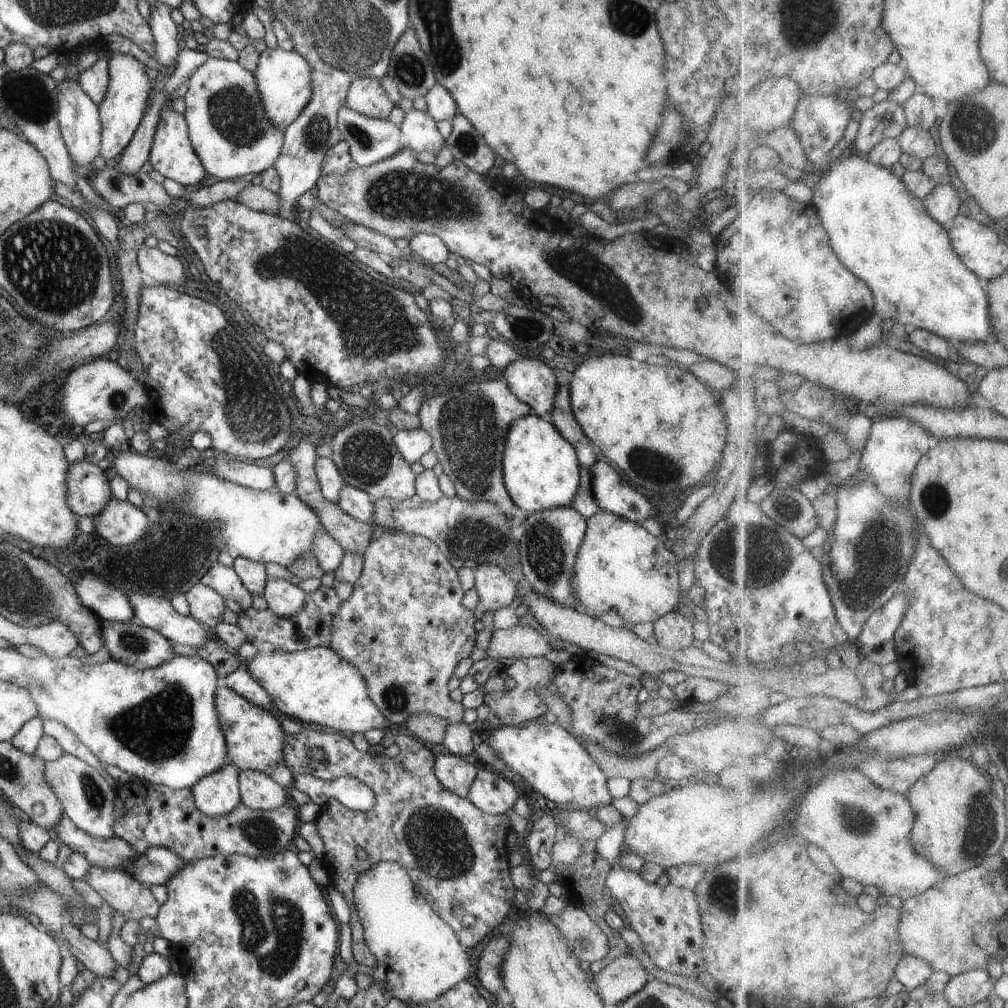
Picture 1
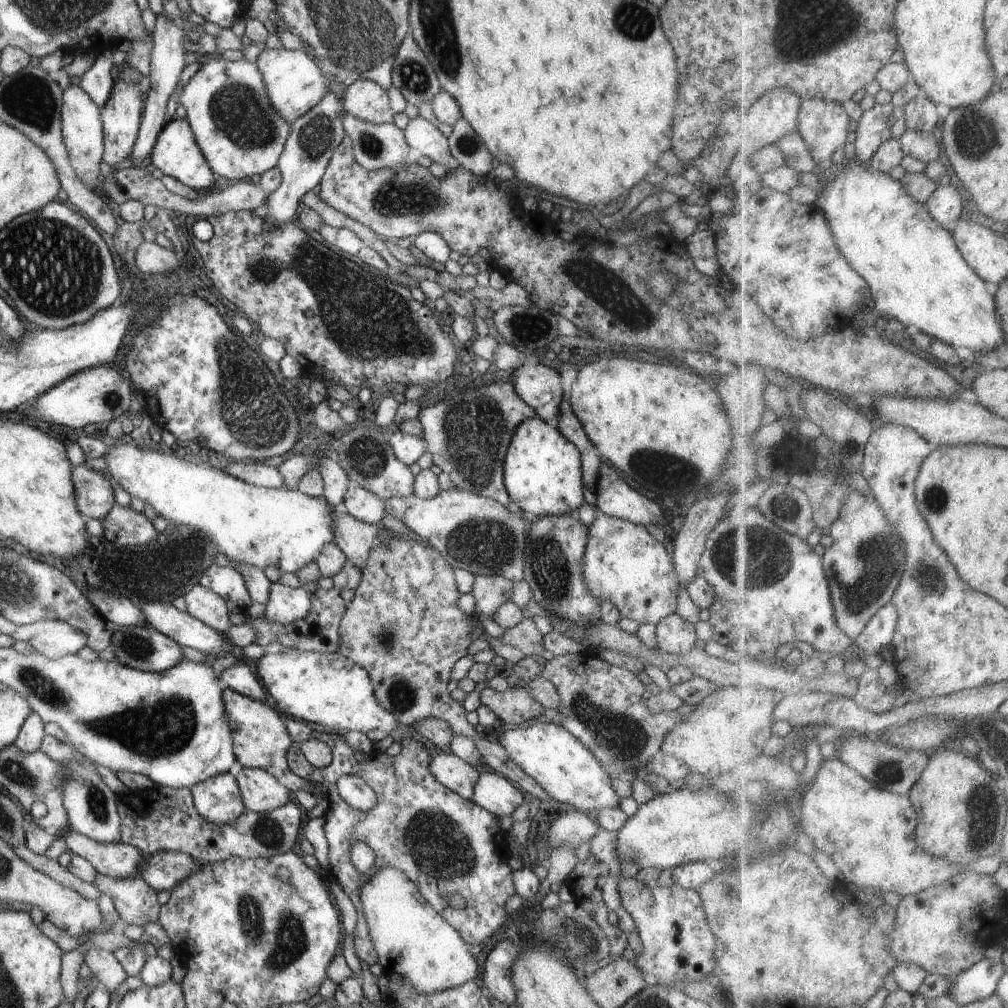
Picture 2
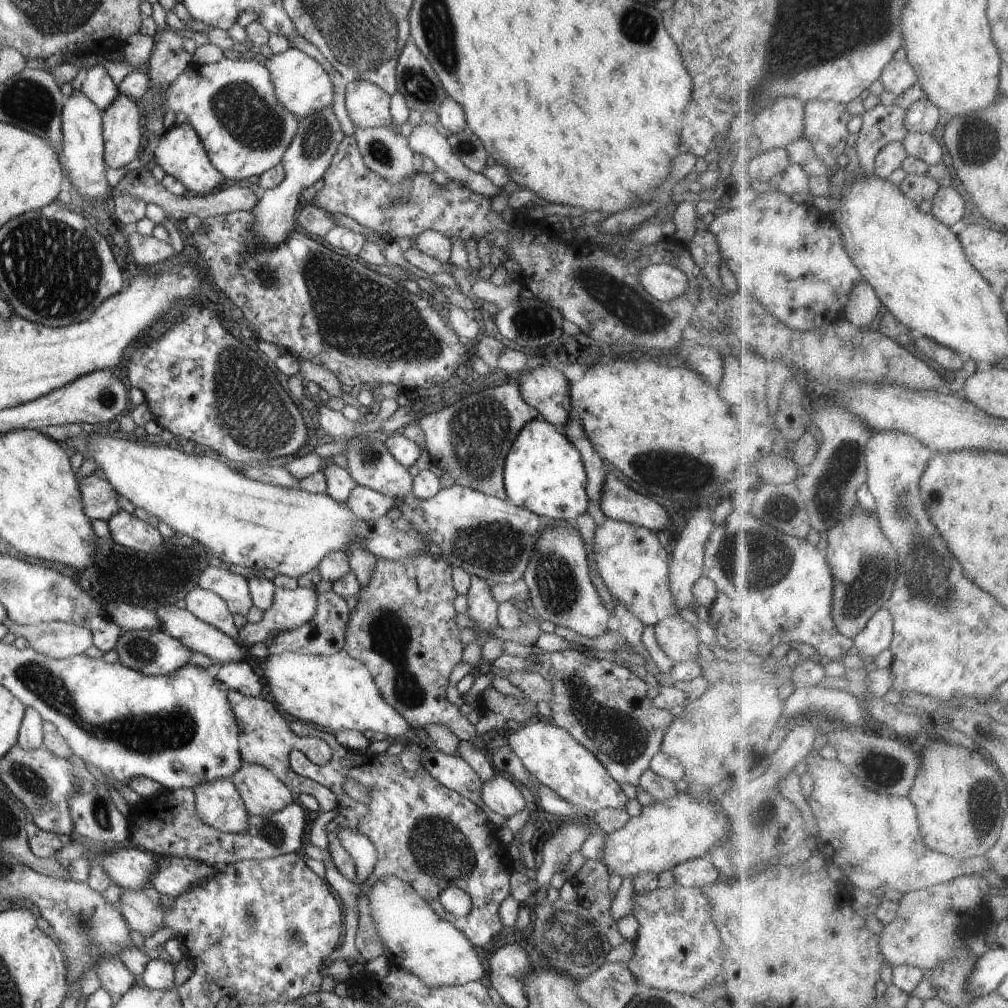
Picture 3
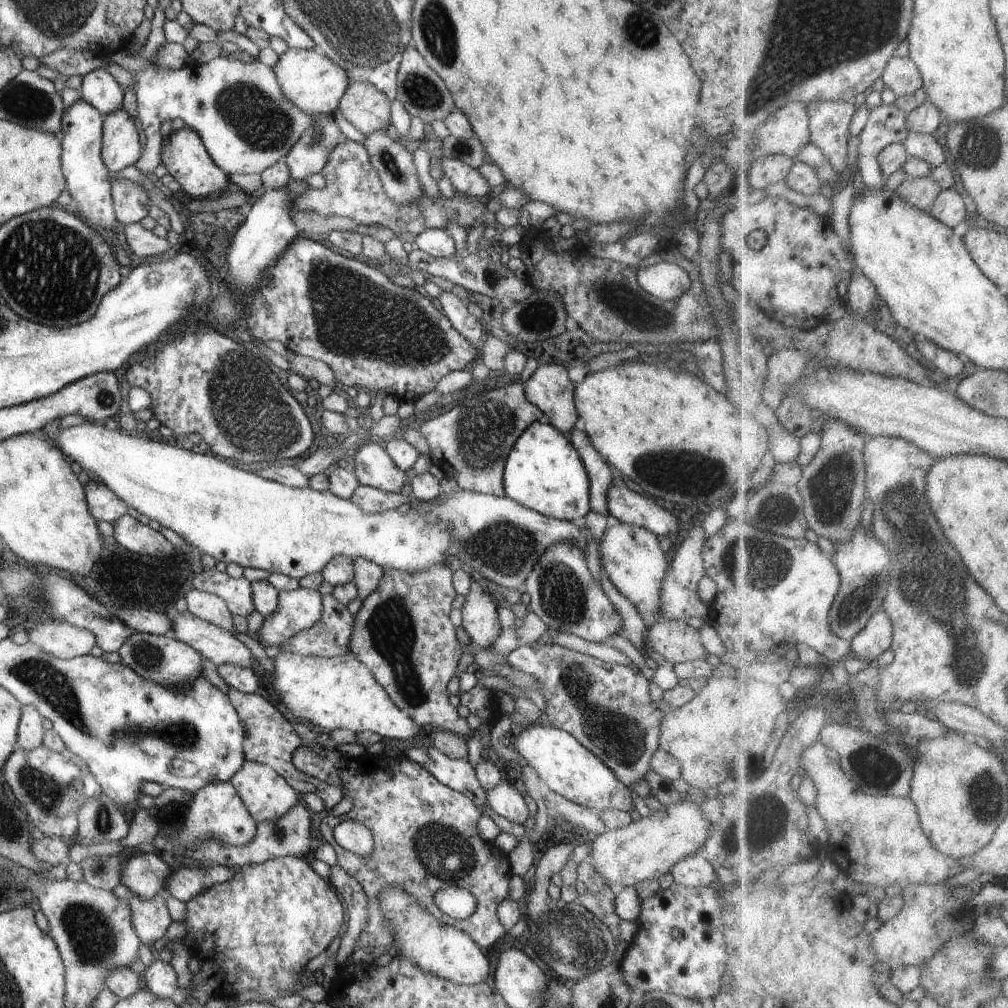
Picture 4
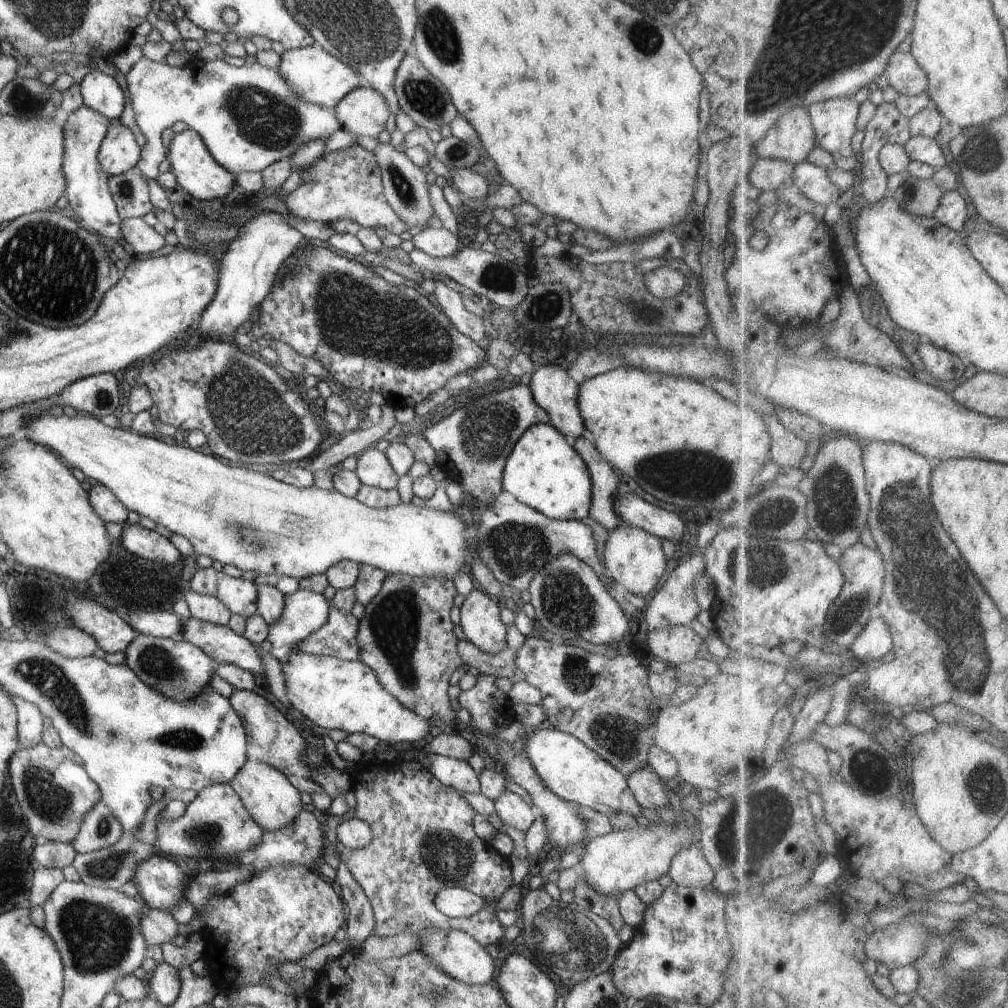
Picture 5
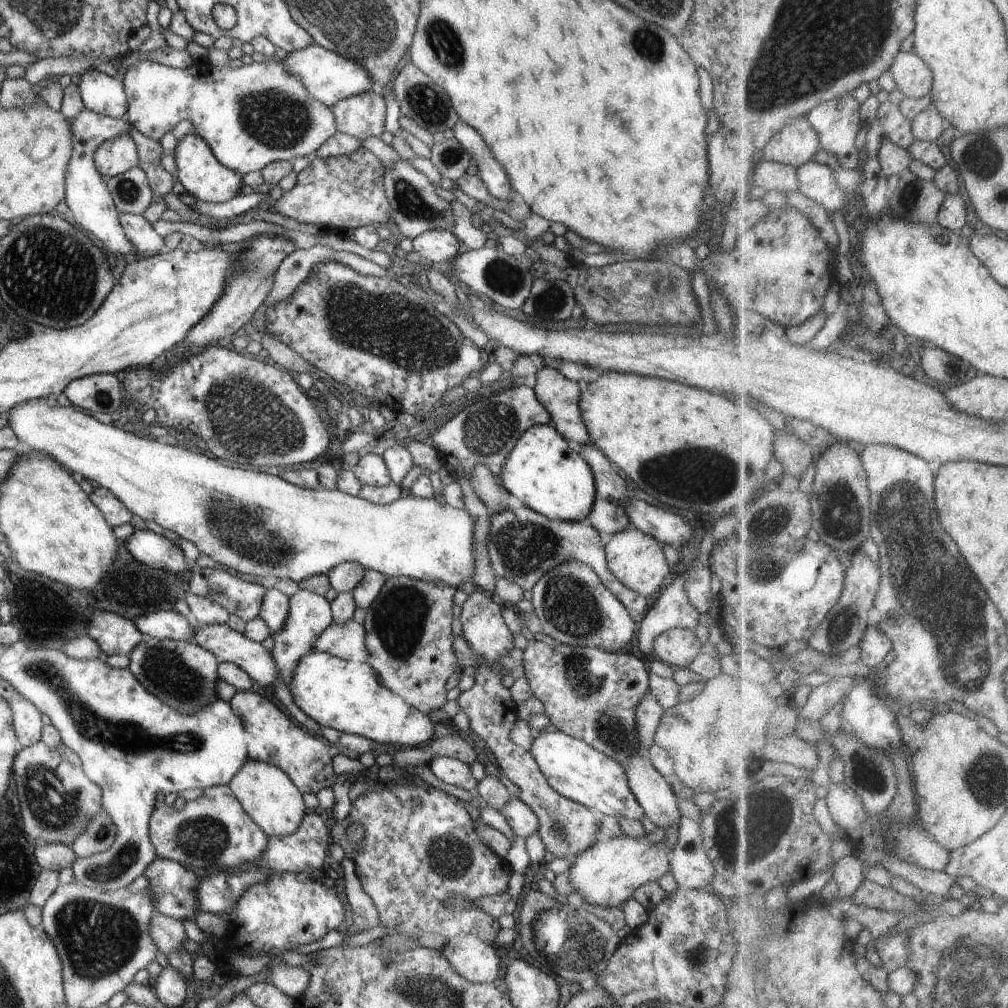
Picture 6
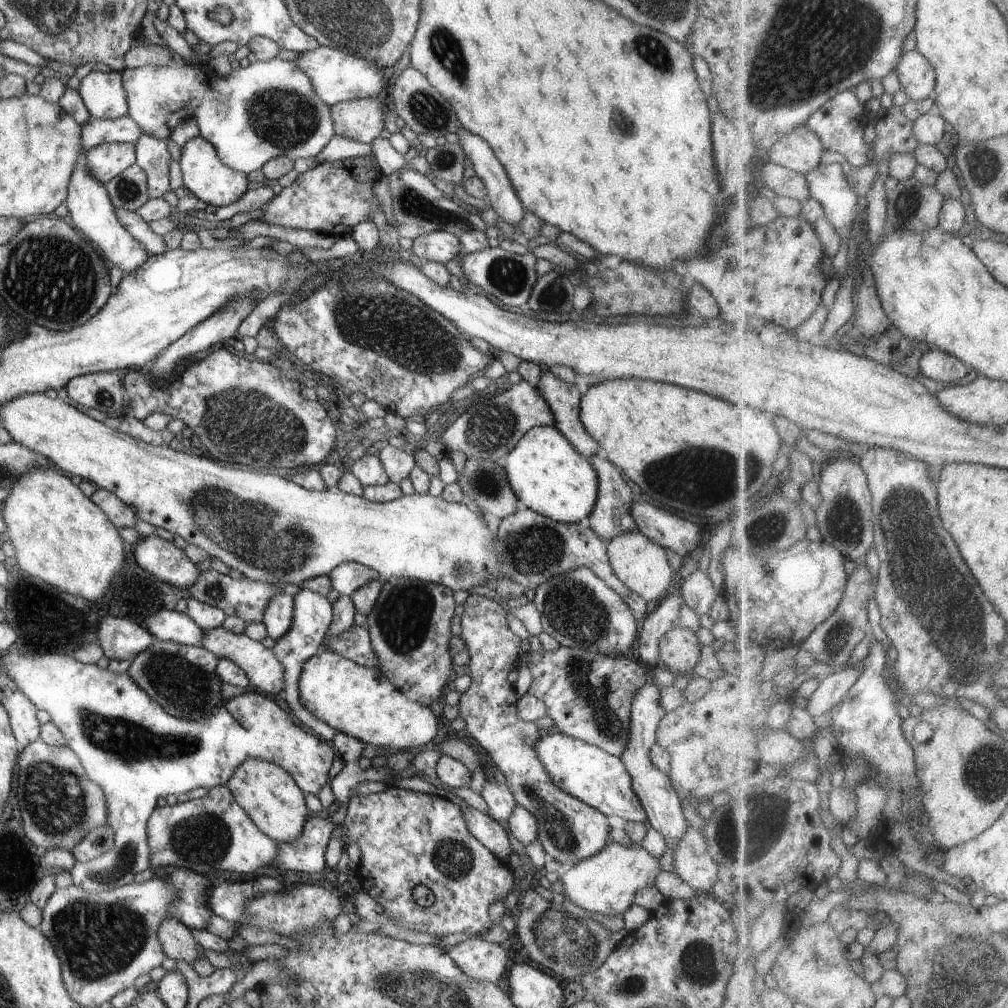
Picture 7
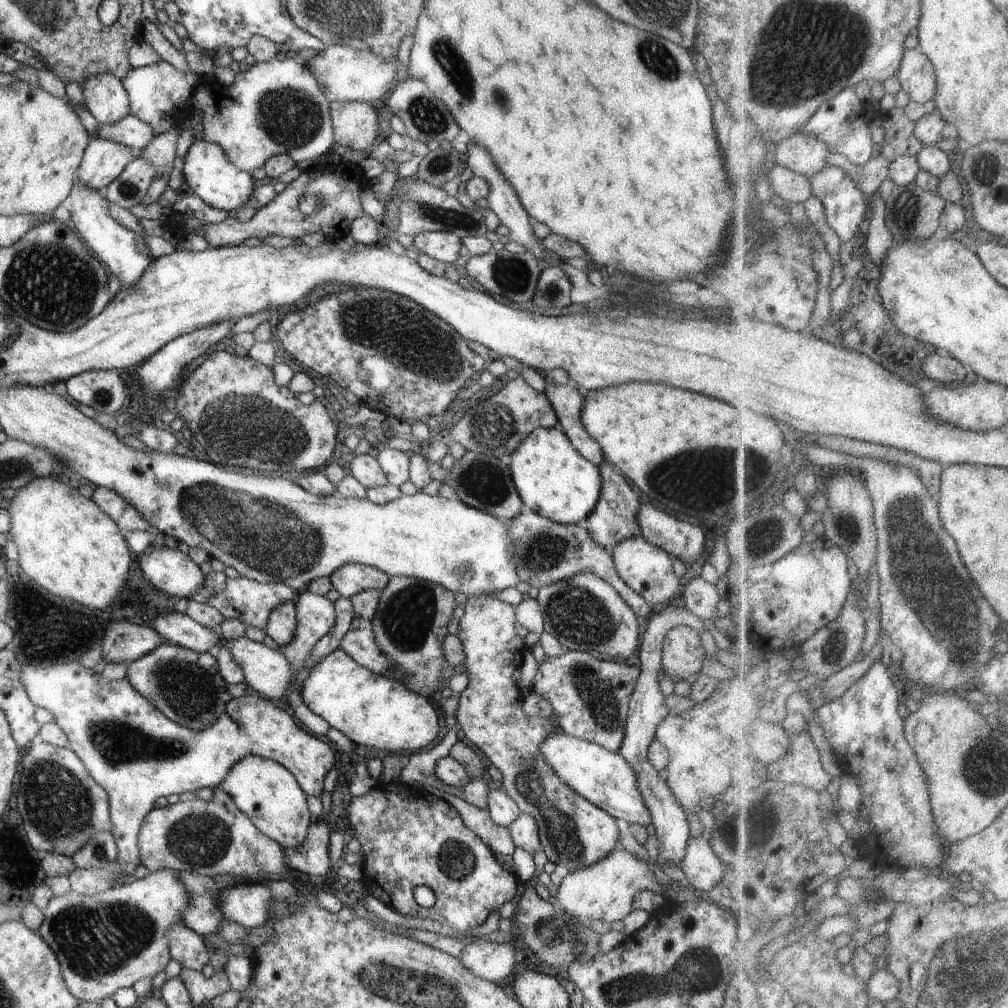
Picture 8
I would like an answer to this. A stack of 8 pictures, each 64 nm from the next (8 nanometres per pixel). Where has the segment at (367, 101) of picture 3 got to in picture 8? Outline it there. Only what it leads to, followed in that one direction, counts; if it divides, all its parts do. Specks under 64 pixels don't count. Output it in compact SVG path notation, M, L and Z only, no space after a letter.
M334 101L329 105L335 142L350 148L369 148L378 138L378 112L370 102Z

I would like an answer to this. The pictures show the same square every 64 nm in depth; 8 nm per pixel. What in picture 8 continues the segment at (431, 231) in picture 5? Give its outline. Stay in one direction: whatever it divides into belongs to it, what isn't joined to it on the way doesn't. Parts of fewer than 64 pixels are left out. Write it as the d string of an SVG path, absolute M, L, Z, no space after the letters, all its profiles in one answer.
M428 231L414 237L412 248L422 255L452 265L460 256L462 242L454 233Z

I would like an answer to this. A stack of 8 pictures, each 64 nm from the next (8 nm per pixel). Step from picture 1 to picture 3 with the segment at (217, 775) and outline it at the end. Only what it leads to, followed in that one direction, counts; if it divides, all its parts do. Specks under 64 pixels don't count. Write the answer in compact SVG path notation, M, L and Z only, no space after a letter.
M231 777L219 778L193 788L195 809L208 826L227 833L245 833L249 814Z

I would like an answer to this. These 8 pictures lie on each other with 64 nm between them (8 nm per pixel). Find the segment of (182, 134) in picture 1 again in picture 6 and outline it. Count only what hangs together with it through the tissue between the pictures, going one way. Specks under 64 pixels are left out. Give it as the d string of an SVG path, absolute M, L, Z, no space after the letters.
M189 133L177 140L175 148L175 162L177 166L178 180L184 186L184 190L194 196L198 201L223 203L234 198L243 186L243 175L234 172L218 162L209 144L198 134Z

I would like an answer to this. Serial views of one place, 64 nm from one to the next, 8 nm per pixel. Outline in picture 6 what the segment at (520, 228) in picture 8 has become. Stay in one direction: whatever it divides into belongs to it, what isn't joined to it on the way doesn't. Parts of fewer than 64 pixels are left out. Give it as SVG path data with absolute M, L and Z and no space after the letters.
M458 121L453 127L454 138L470 153L474 158L476 166L479 168L478 176L487 186L488 192L497 199L511 200L511 184L508 175L504 172L503 166L498 164L494 155L488 150L488 146L482 136L468 126L464 121Z

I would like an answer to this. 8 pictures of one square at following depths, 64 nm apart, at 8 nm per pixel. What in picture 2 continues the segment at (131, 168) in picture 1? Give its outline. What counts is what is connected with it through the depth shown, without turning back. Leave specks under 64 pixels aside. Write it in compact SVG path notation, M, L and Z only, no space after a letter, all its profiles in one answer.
M163 11L161 14L156 15L156 23L151 33L153 46L151 49L151 57L149 58L149 62L151 63L151 73L149 77L152 81L152 86L144 93L145 103L143 115L136 142L128 157L133 167L139 167L148 156L151 156L150 153L154 148L158 133L167 123L166 104L168 104L168 98L170 98L170 95L174 92L176 84L180 80L182 70L187 66L185 63L186 49L184 49L184 36L186 36L186 32L178 28L174 21L170 20L166 12Z

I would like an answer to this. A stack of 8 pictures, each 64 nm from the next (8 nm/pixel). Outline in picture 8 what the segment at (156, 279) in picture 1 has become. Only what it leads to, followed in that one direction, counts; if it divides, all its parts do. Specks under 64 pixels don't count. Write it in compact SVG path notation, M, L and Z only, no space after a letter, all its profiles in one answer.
M110 202L107 207L109 213L114 217L114 220L117 220L121 225L124 225L132 232L139 234L146 241L146 244L149 246L150 254L154 259L170 254L176 249L176 246L172 246L172 244L164 240L163 237L155 237L147 234L146 230L140 225L139 218L132 214L130 210Z

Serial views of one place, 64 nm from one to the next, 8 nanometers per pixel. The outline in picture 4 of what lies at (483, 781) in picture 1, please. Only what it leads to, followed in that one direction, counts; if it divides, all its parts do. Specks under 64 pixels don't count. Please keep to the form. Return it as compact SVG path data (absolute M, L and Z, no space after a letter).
M510 776L504 777L494 788L487 792L490 808L512 822L524 824L528 818L528 805L522 797L519 784Z

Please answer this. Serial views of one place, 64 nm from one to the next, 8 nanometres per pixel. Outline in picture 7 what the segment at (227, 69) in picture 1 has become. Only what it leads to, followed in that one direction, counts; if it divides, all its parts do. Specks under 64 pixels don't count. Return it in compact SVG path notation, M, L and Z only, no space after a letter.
M276 56L269 61L256 61L250 63L245 68L235 65L232 72L227 75L218 75L217 72L211 68L209 64L205 66L199 65L191 67L190 65L184 65L183 67L159 67L158 65L144 65L135 69L129 69L128 67L122 70L122 80L124 83L124 90L127 94L128 110L126 116L130 117L138 126L140 130L146 135L153 136L157 139L168 139L172 131L176 126L187 118L196 118L199 135L207 140L218 153L220 160L228 166L228 168L243 172L244 174L250 174L252 171L261 170L261 168L269 160L286 157L290 160L296 160L296 158L312 158L315 157L325 146L330 142L330 139L336 134L334 123L332 120L331 110L327 104L324 104L313 91L310 77L306 76L296 65L294 61L282 60L282 58Z

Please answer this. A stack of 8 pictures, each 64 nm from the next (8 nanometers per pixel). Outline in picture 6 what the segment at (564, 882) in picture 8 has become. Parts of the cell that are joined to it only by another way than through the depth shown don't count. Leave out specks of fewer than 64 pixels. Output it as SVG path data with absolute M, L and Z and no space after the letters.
M646 832L639 837L624 834L614 838L601 837L597 843L578 853L568 870L575 891L589 903L621 908L621 904L632 897L639 886L668 874L669 854L674 843L668 842L668 838L652 842L648 835Z

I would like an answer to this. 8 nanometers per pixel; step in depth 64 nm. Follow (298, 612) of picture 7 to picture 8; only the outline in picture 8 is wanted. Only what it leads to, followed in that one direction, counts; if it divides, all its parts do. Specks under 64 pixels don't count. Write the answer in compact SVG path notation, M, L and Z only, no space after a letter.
M302 590L294 600L296 611L296 628L293 641L290 641L284 648L282 653L291 662L291 683L289 689L285 692L285 696L294 710L294 718L298 722L304 724L304 728L308 728L314 736L327 736L331 726L317 714L314 714L302 700L299 690L295 687L295 680L299 673L300 665L307 659L309 653L313 651L315 644L334 626L334 621L337 619L337 612L334 608L334 603L328 597L314 594L313 592Z

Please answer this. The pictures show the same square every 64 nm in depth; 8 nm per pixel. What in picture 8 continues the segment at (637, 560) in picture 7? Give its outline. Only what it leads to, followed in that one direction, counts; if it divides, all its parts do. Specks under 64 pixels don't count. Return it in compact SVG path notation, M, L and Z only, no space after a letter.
M641 534L621 540L609 549L616 572L634 592L637 592L651 605L681 602L684 584L672 570L669 554L659 546L648 542Z

